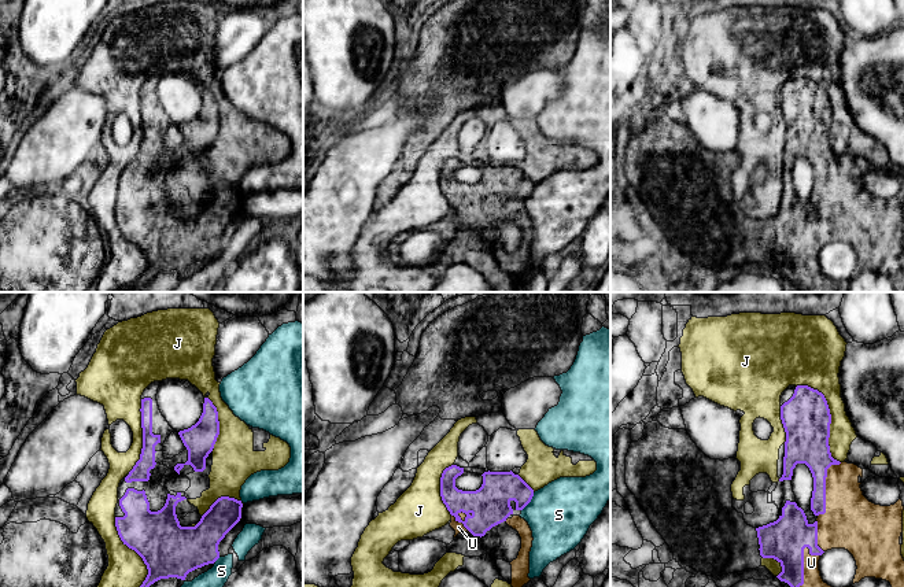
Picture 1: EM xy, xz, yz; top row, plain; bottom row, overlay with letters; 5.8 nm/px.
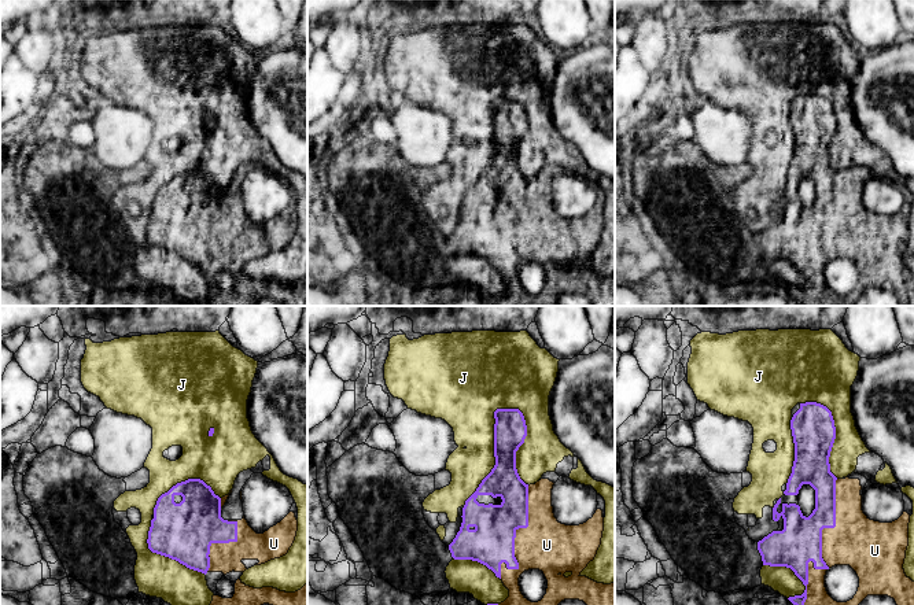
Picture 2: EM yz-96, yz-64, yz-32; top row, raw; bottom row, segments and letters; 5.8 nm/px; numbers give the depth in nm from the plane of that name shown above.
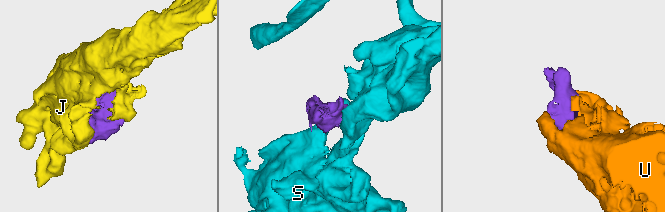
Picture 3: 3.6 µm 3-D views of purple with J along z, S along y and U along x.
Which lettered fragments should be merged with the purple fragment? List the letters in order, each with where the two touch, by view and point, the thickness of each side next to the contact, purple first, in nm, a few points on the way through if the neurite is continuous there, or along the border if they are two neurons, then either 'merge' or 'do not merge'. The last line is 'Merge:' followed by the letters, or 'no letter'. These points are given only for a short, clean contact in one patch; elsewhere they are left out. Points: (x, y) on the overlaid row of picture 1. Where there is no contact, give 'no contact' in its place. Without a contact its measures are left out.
J: yz (830, 417) | 280/180 nm | do not merge
S: xz (530, 501) | 240/380 nm | along xz (534, 493), (530, 502), (521, 510) | do not merge
U: yz (825, 487) | 200/320 nm | merge
Merge: U

